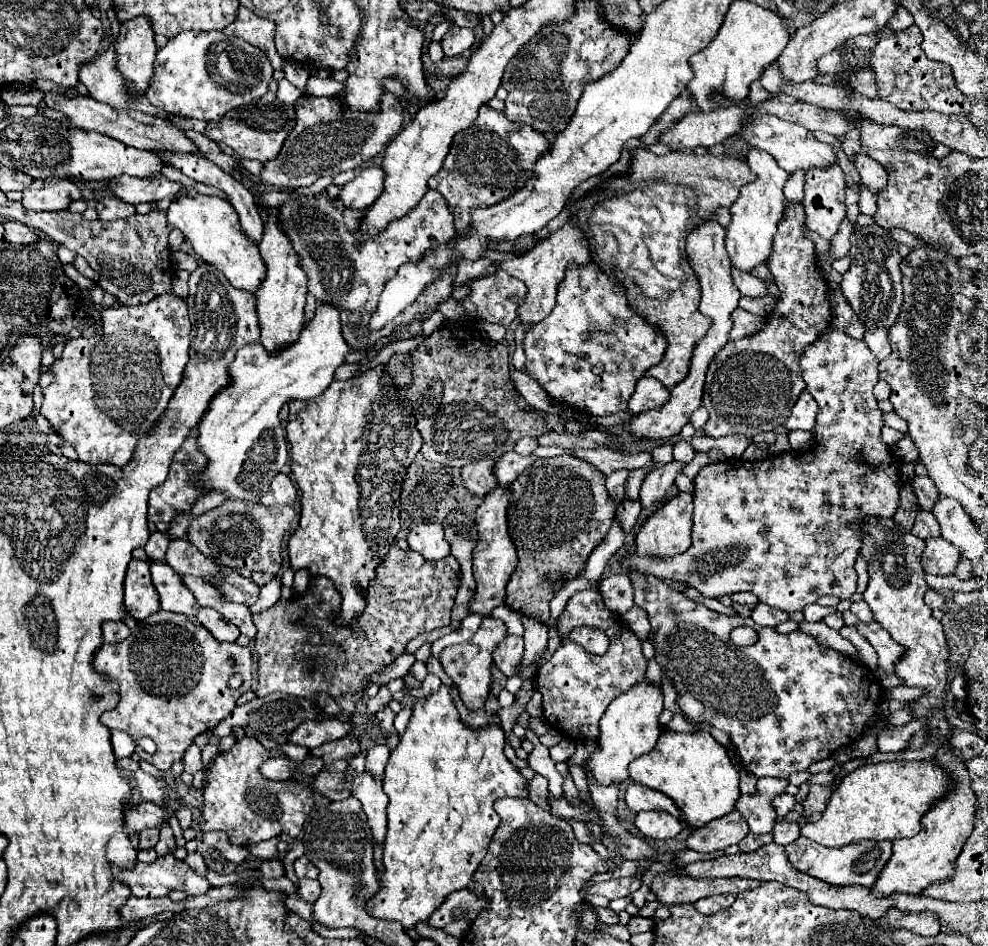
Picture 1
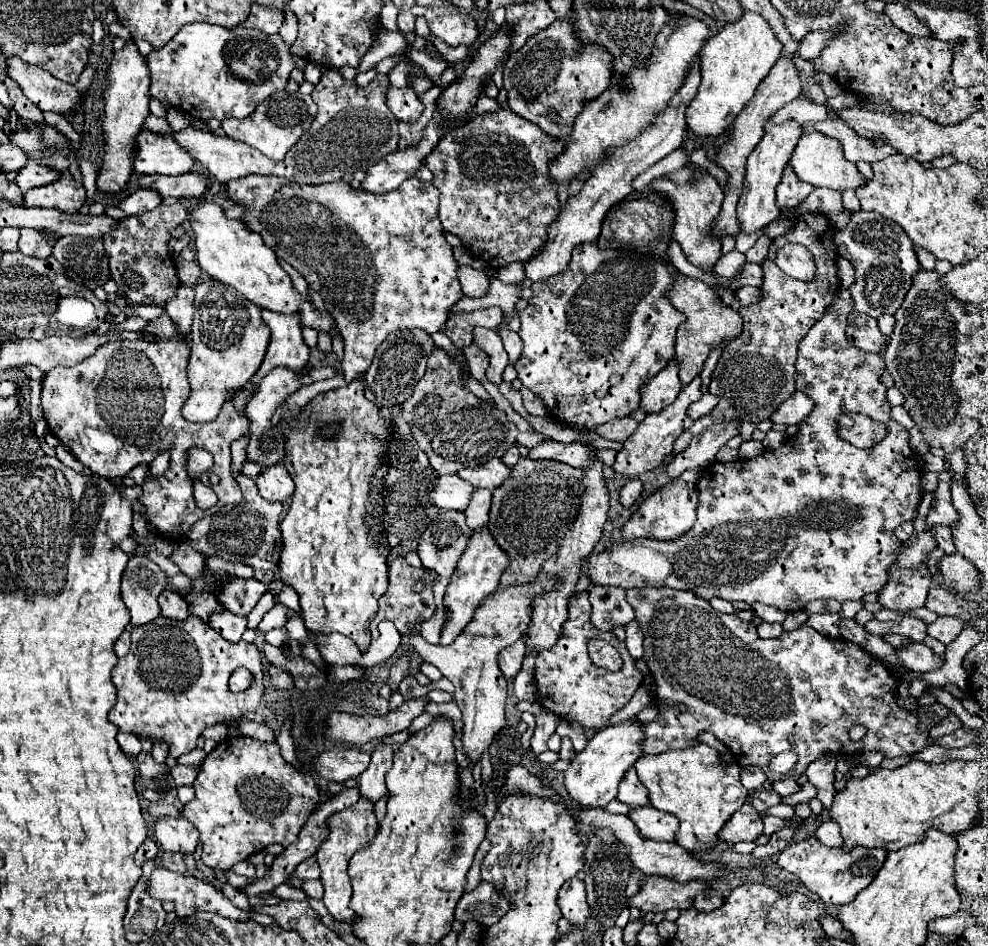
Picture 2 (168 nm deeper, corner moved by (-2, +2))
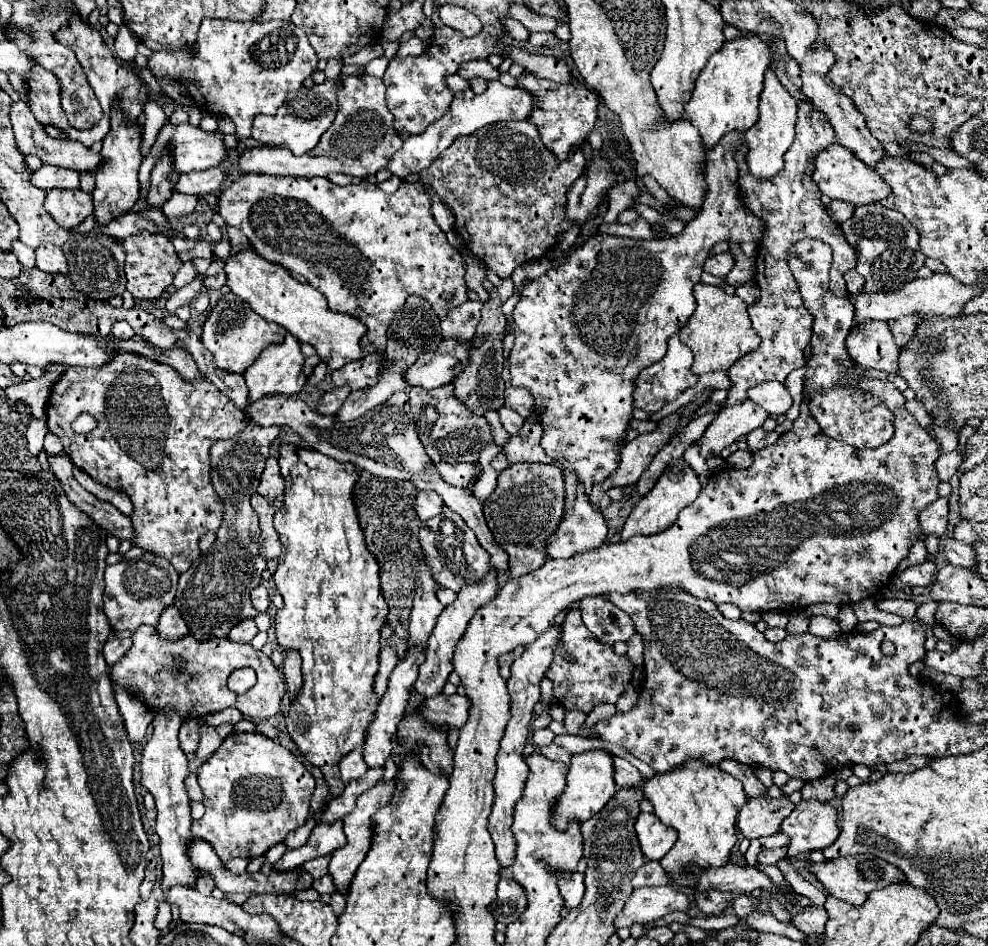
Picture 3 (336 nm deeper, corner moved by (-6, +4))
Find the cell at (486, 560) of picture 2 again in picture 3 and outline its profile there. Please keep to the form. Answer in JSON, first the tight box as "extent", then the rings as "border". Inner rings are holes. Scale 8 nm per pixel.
{"extent":[415,569,497,697],"border":[[[491,569],[487,577],[483,577],[481,583],[477,585],[465,585],[459,595],[457,595],[457,601],[451,603],[449,607],[443,609],[443,613],[439,615],[437,619],[437,625],[433,629],[433,635],[429,637],[429,643],[427,643],[427,659],[425,663],[419,667],[419,677],[415,681],[415,689],[421,697],[433,697],[433,695],[441,695],[443,693],[443,687],[453,671],[453,653],[455,653],[455,647],[459,643],[459,639],[465,635],[465,629],[471,621],[471,617],[477,613],[479,607],[483,607],[485,603],[489,603],[489,599],[493,599],[493,595],[497,595],[497,571]]]}

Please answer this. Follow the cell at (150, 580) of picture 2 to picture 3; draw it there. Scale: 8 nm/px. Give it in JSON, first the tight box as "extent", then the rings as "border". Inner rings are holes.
{"extent":[103,553,179,631],"border":[[[145,553],[133,561],[121,559],[105,569],[105,593],[103,593],[103,613],[115,631],[127,629],[135,631],[139,625],[157,625],[157,619],[165,607],[173,605],[177,591],[179,573],[167,559]]]}

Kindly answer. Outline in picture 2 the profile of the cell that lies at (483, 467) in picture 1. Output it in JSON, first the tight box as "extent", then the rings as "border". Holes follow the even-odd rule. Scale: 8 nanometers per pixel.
{"extent":[429,473,477,511],"border":[[[451,473],[451,475],[441,475],[437,479],[437,485],[429,497],[431,497],[431,503],[441,509],[465,511],[475,491],[477,489],[473,489],[471,485],[465,485],[465,481],[457,477],[457,473]]]}

